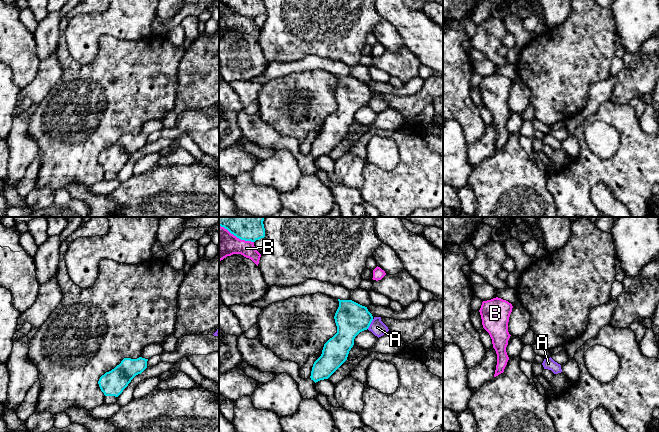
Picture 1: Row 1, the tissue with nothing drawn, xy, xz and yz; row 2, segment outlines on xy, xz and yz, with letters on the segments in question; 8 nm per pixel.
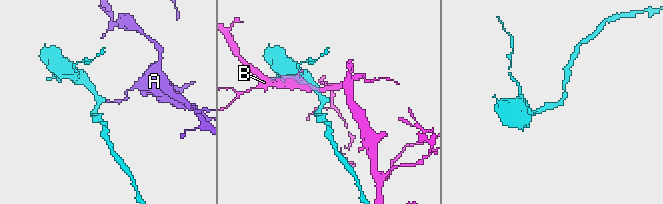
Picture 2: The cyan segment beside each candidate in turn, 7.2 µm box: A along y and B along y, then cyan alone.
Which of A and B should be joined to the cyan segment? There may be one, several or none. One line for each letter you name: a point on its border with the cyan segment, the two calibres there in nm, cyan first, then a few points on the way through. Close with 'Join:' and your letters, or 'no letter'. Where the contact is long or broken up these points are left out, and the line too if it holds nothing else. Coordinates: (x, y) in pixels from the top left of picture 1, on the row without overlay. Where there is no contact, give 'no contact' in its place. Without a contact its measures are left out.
Join: no letter

